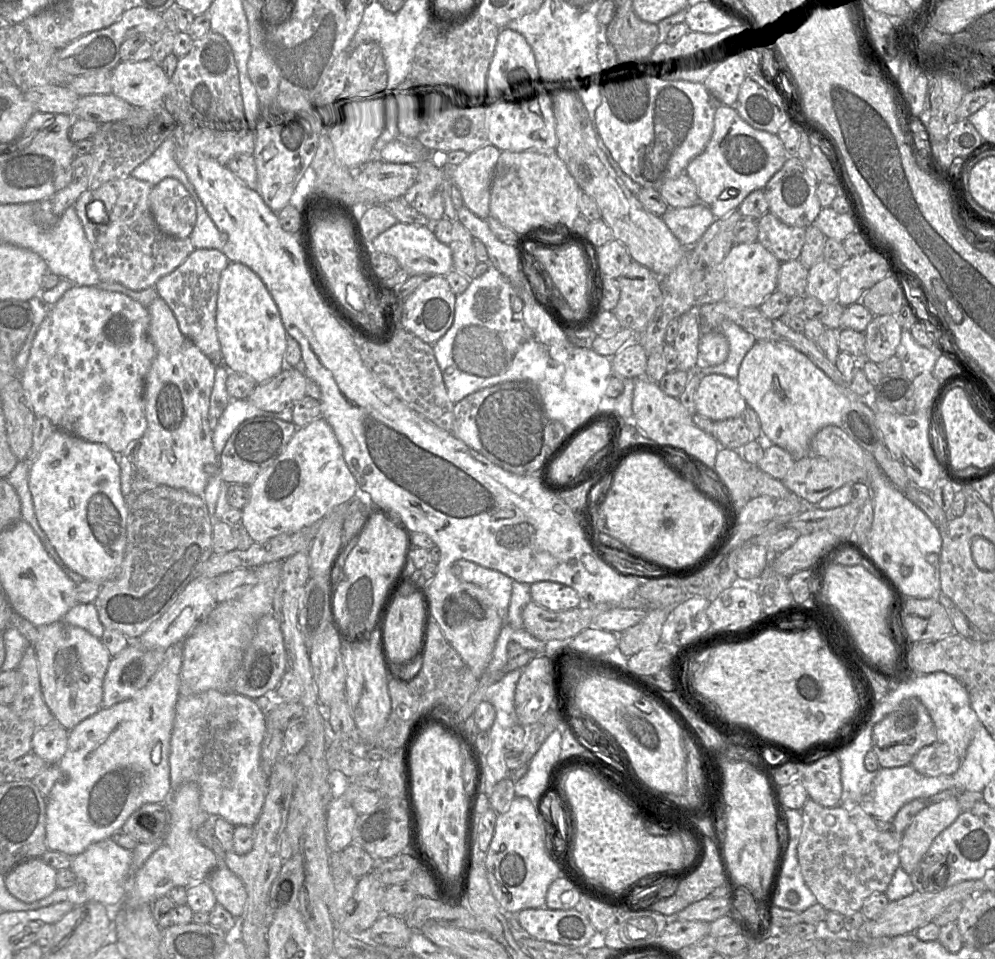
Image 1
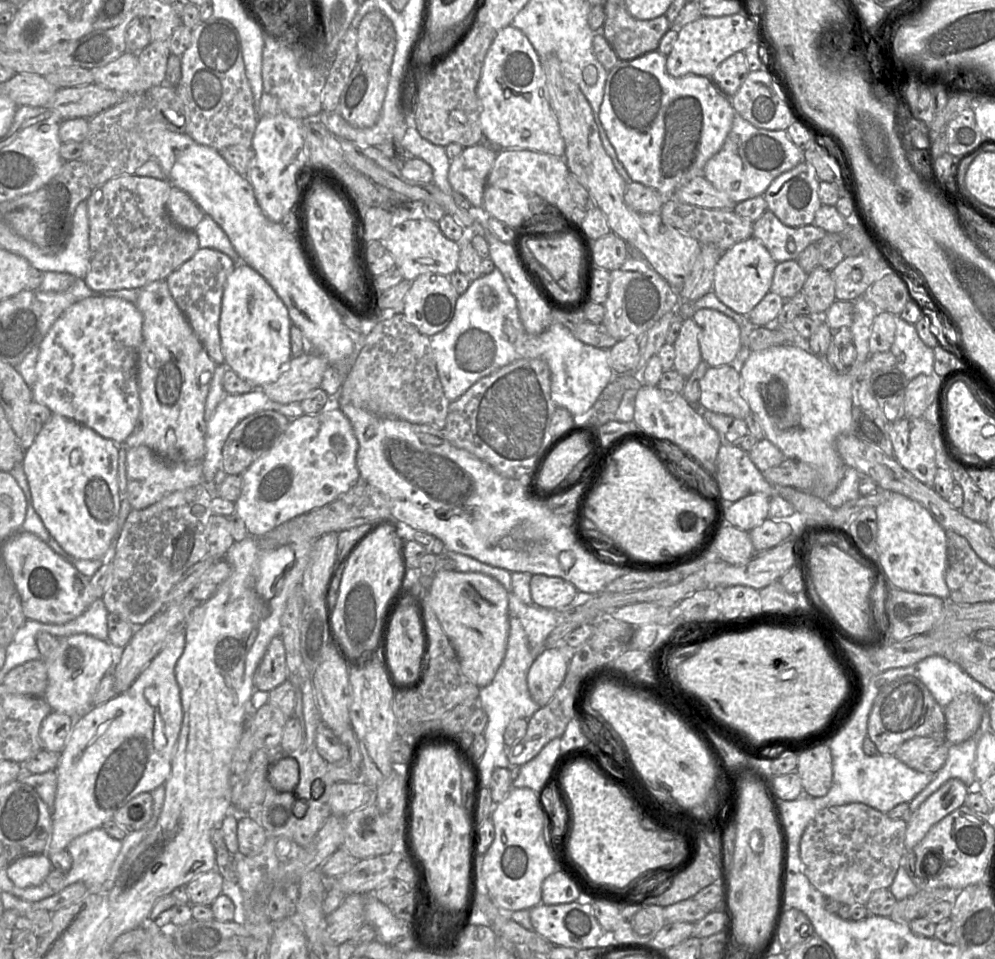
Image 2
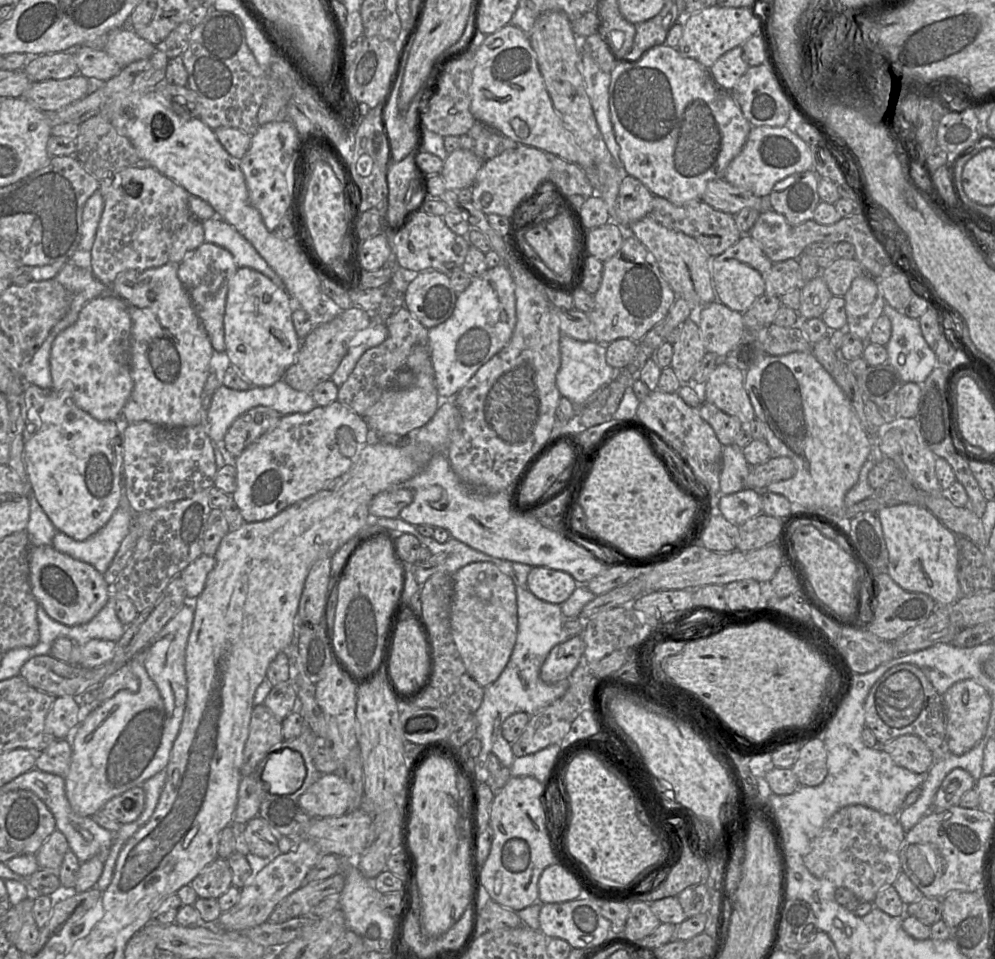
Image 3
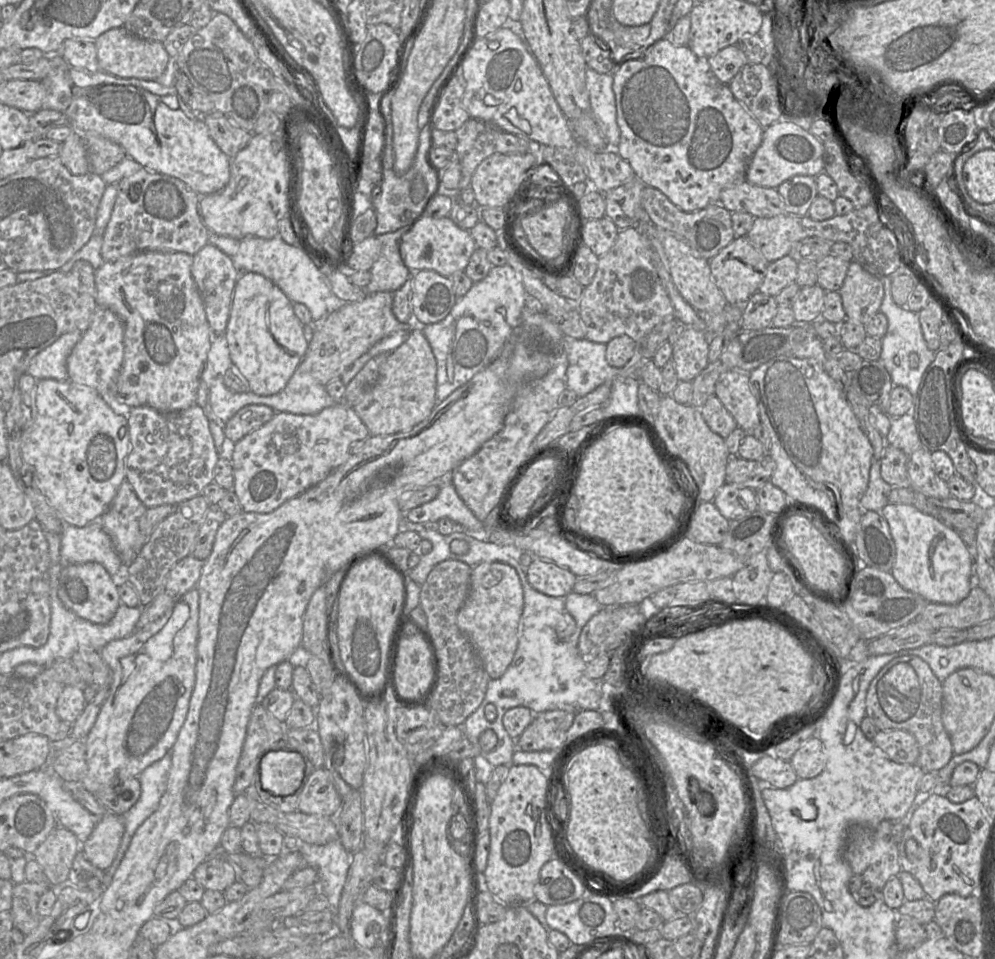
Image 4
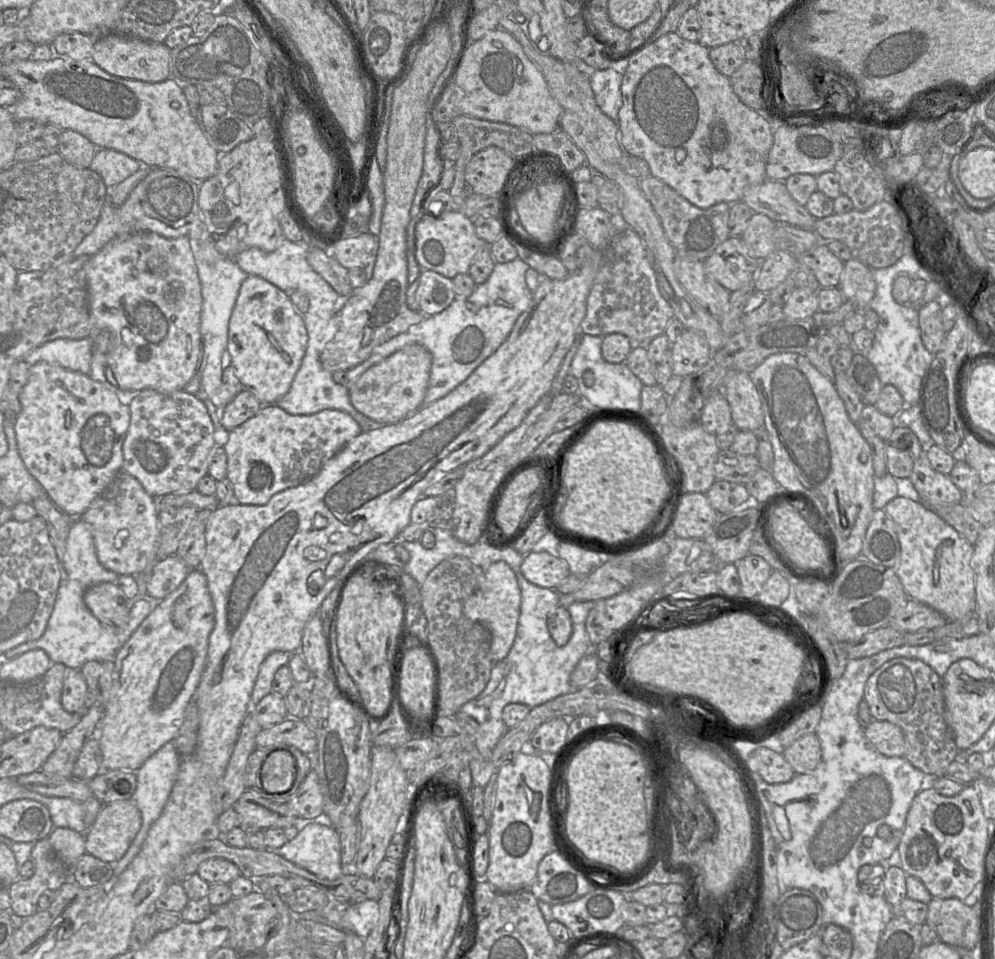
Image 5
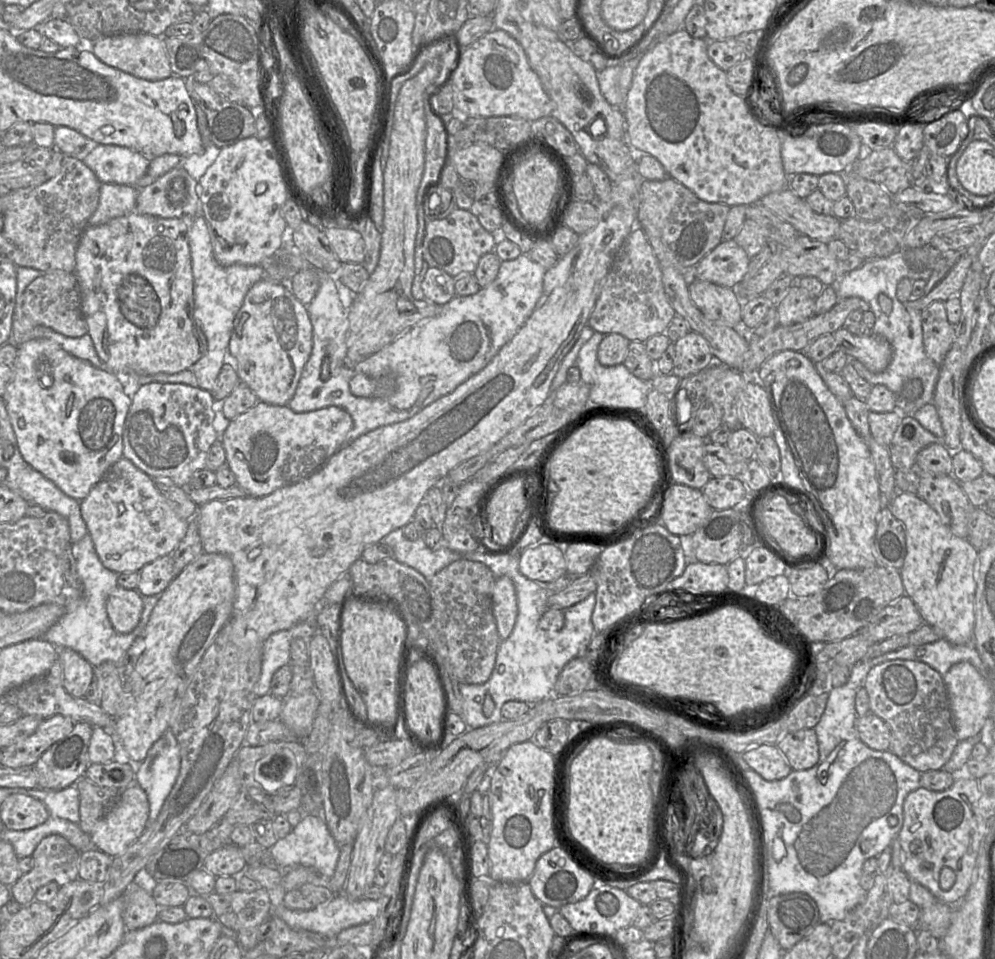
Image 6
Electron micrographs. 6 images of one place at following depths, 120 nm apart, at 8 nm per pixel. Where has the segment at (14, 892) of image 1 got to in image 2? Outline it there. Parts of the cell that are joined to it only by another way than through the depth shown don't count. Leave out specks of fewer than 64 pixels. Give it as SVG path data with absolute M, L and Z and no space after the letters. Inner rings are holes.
M41 853L16 859L6 868L6 872L16 887L29 888L44 883L52 869L49 856Z

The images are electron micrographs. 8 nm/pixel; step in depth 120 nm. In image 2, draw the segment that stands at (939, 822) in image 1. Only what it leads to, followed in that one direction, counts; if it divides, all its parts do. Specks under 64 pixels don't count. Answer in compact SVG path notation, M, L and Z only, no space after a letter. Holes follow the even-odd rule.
M952 778L930 795L907 822L905 851L913 849L934 824L964 805L967 794L967 786L961 780Z

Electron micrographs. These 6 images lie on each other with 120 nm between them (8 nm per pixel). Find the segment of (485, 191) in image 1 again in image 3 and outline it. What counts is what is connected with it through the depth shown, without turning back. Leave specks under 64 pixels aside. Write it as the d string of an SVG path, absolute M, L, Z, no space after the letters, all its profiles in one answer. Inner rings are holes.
M460 147L448 154L440 175L452 190L471 188L484 162L473 152Z

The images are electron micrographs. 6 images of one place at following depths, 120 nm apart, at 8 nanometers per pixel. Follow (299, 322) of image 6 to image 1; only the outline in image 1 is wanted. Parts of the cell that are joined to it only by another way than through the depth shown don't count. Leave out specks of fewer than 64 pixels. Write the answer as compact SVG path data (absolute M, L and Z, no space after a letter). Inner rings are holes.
M230 263L220 276L216 330L222 363L234 372L262 384L284 368L287 332L279 309L260 277L241 263Z

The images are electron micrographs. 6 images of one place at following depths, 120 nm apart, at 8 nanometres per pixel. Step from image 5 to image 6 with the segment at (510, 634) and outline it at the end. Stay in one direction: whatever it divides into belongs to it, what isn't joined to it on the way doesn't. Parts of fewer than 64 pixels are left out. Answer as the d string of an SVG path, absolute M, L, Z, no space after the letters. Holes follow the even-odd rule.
M507 576L496 578L492 593L492 611L498 635L504 641L512 633L518 615L516 589Z

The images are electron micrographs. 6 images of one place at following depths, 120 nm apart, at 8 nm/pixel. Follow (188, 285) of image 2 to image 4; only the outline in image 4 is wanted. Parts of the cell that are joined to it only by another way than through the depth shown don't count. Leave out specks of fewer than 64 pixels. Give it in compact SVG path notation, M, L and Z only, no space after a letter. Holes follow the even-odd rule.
M208 243L193 255L191 275L202 297L206 318L213 335L225 333L234 287L239 272L231 258L218 247Z

